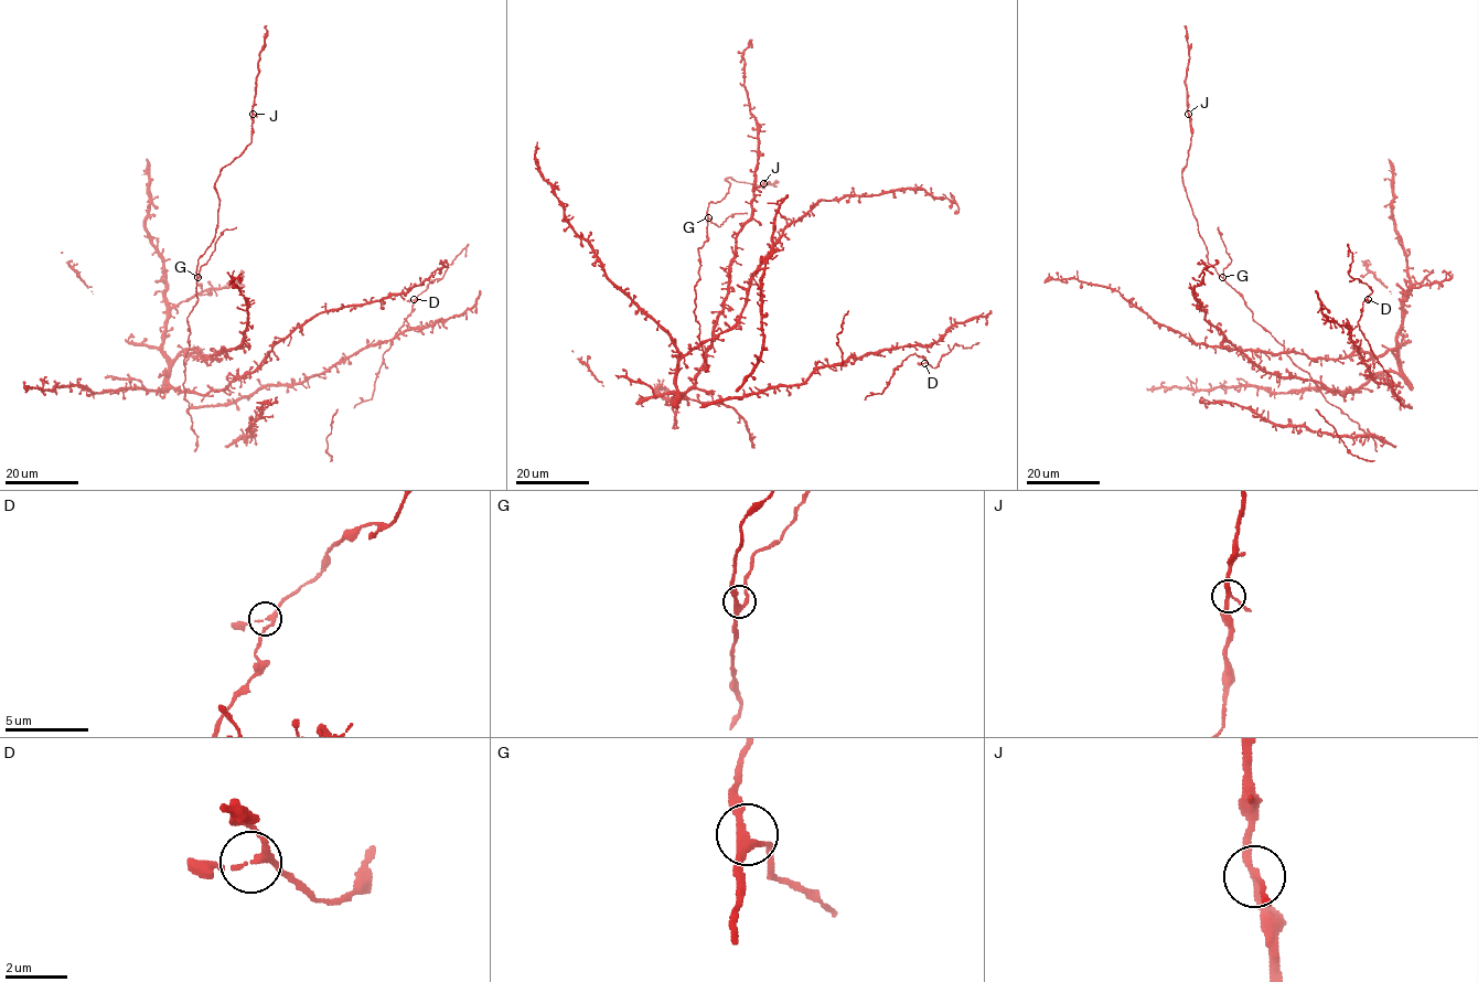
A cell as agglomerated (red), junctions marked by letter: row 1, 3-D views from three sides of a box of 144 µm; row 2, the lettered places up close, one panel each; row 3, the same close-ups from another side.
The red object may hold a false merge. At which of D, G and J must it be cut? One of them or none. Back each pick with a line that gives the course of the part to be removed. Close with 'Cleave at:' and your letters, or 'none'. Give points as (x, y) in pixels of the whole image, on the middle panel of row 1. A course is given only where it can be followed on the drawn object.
Cleave at: none

